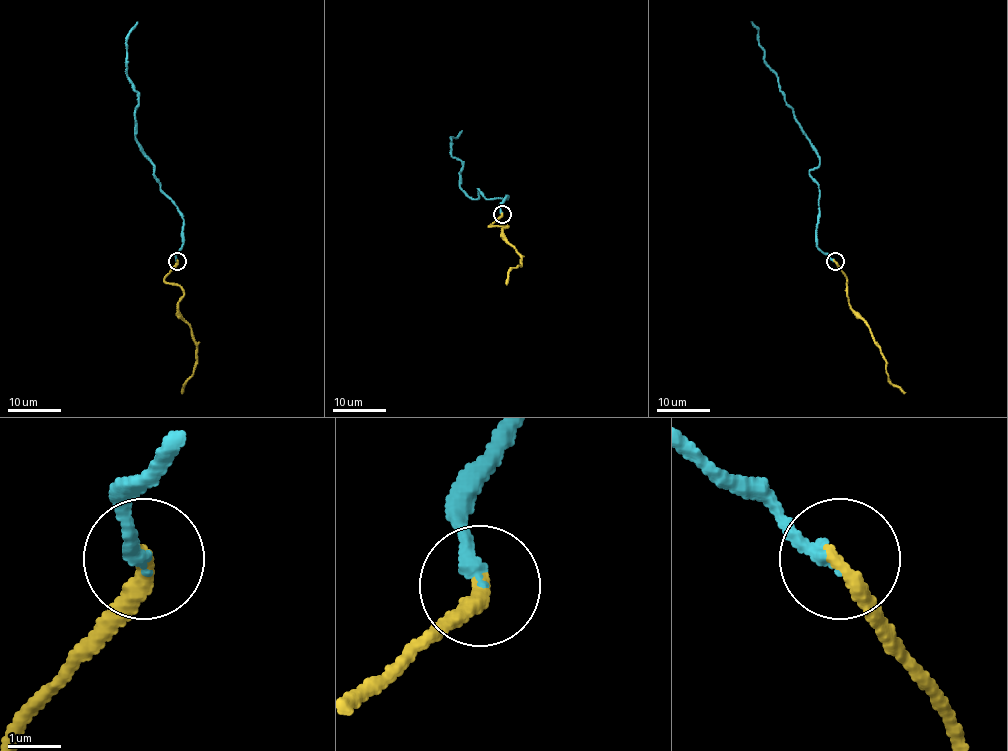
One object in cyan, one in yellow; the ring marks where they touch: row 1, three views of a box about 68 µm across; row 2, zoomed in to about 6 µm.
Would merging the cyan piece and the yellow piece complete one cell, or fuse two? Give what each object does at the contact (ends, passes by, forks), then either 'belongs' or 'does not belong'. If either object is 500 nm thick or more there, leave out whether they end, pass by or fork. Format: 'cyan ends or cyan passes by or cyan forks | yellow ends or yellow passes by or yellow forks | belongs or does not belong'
cyan ends | yellow ends | belongs

